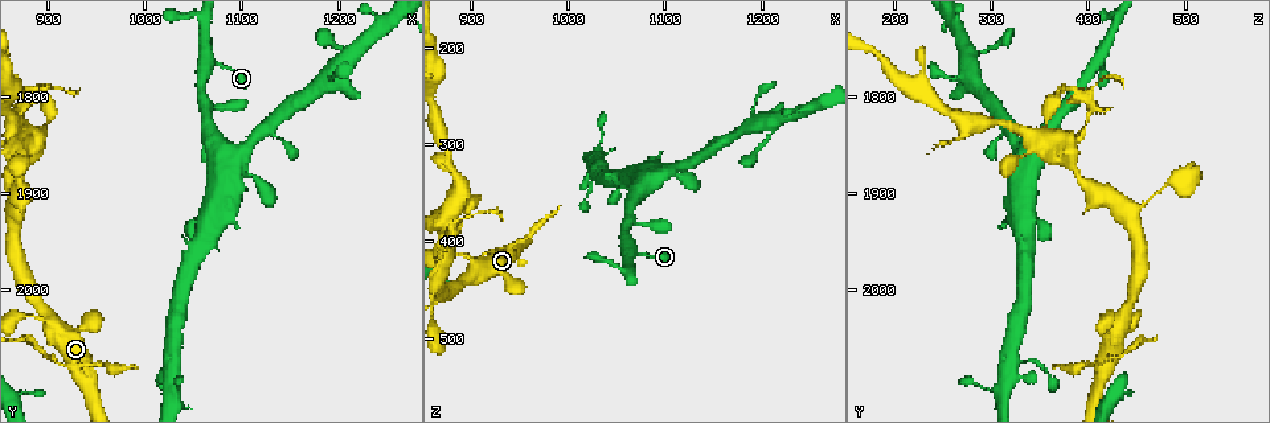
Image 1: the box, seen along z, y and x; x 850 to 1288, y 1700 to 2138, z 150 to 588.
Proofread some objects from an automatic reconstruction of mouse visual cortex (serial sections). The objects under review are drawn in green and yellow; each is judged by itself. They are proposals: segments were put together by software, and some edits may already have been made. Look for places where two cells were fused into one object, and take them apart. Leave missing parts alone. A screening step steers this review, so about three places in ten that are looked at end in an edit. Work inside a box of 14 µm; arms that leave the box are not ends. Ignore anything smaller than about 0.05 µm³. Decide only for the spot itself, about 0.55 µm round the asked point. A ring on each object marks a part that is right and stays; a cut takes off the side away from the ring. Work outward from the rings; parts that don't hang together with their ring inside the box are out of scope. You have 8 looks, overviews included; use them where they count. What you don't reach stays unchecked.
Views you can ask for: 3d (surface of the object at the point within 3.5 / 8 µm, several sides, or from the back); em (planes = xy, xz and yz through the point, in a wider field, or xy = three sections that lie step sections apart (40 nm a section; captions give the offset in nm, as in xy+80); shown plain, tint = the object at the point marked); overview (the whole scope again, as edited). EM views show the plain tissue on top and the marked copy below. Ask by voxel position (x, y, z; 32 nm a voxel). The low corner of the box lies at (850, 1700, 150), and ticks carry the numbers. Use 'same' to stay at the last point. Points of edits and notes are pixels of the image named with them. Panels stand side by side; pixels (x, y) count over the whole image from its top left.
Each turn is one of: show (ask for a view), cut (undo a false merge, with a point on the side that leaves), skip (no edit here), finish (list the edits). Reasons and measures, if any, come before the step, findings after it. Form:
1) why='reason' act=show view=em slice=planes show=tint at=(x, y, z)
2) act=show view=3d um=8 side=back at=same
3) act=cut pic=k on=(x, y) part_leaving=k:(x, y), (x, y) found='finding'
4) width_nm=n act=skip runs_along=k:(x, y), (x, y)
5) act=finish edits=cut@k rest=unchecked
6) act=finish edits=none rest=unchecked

why='narrows sharply' act=show view=3d um=3.5 at=(950, 2075, 400)

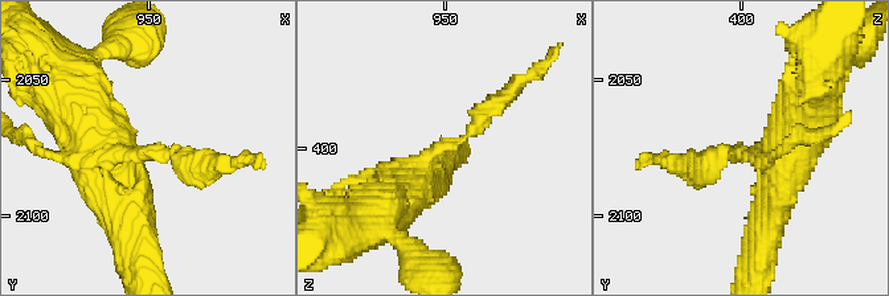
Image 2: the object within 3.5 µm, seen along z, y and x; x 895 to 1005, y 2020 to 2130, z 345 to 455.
act=cut pic=2 on=(162, 153) part_leaving=2:(123, 153), (175, 153), (224, 165) found='a second cell is stuck on'

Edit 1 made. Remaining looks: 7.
act=show view=overview

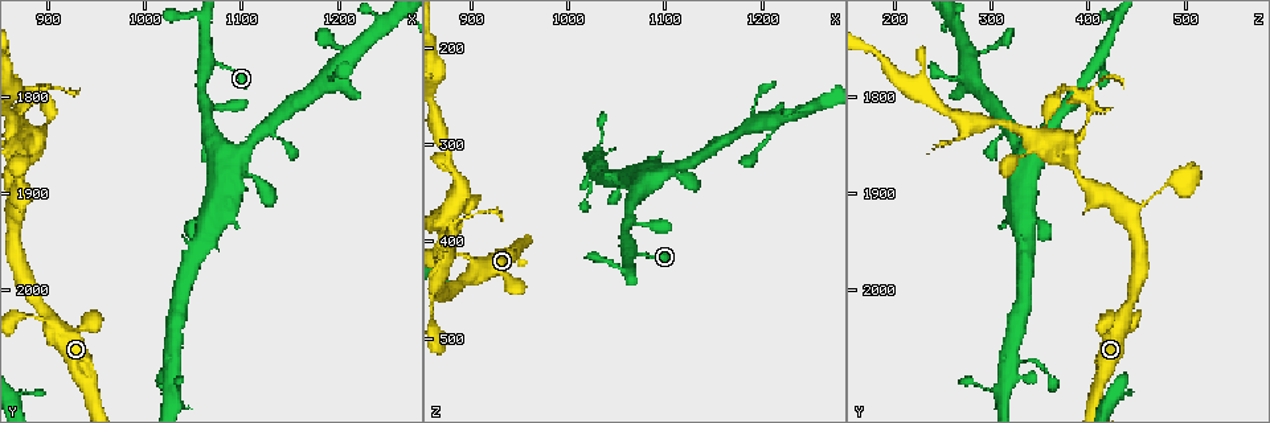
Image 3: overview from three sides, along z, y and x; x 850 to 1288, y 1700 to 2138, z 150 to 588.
why='small branch off a trunk' act=show view=3d um=8 side=back at=(1070, 1765, 410)

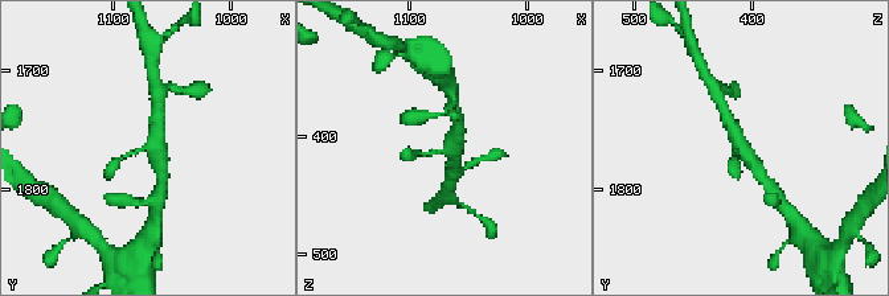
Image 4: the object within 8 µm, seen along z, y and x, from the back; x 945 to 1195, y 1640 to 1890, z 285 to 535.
why='zoom in' act=show view=3d um=3.5 at=(1070, 1766, 412)

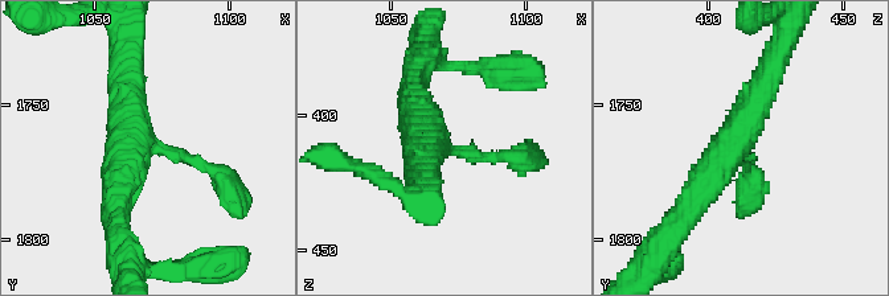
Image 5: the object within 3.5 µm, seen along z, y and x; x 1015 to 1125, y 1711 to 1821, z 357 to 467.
arms=3 arm_widths_nm=150,350,400 act=show view=em slice=xy step=1 show=tint at=(1068, 1764, 410)

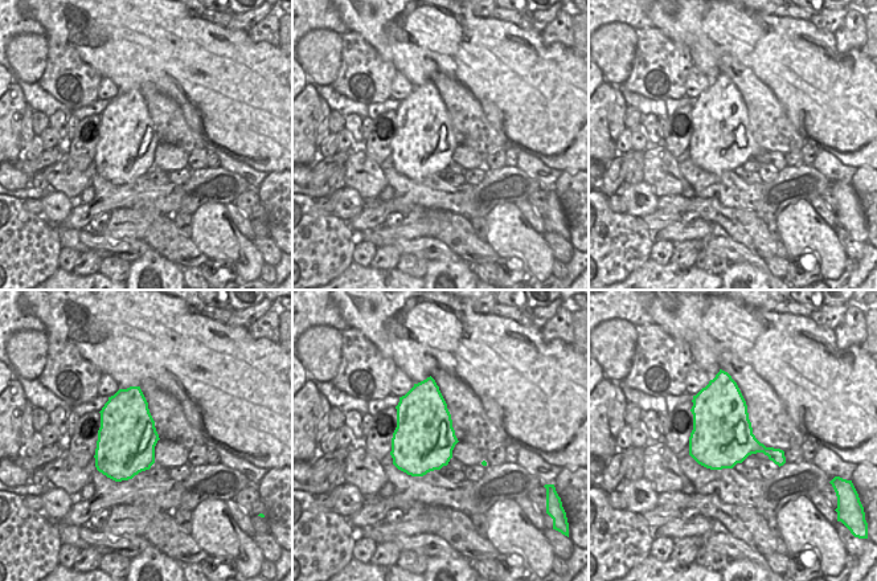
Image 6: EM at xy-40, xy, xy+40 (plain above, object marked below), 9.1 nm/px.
act=skip runs_along=5:(516, 157), (447, 151), (410, 97) found='one cell here'

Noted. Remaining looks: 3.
why='three arms meet' act=show view=3d um=8 at=(1180, 1785, 285)

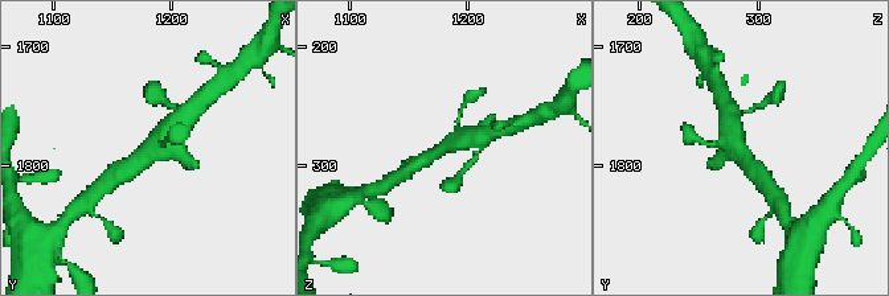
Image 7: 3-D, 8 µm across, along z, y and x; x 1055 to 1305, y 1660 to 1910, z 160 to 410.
act=show view=3d um=3.5 side=back at=(1178, 1788, 286)

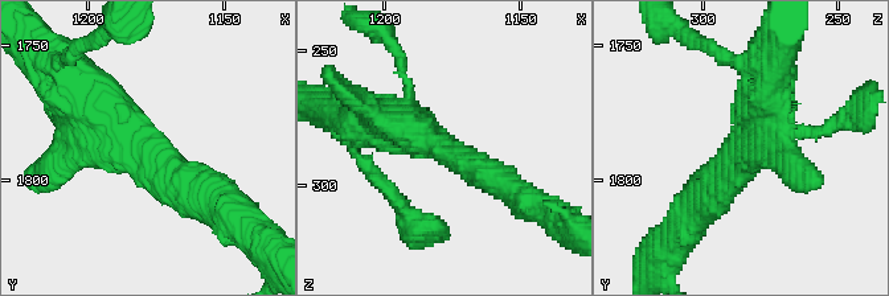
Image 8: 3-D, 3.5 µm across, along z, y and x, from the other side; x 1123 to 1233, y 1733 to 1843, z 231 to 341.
act=show view=em slice=planes show=tint at=(1178, 1788, 286)

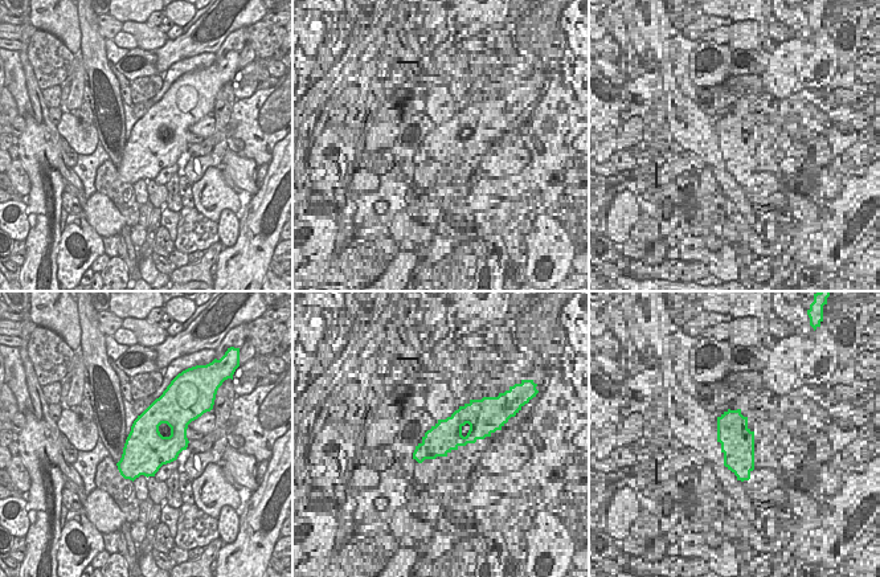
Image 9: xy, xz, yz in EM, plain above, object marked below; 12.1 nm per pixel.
act=skip runs_along=8:(205, 200), (87, 98) found='continuous, no second cell'

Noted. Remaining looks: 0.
act=finish edits=cut@2 rest=unchecked

